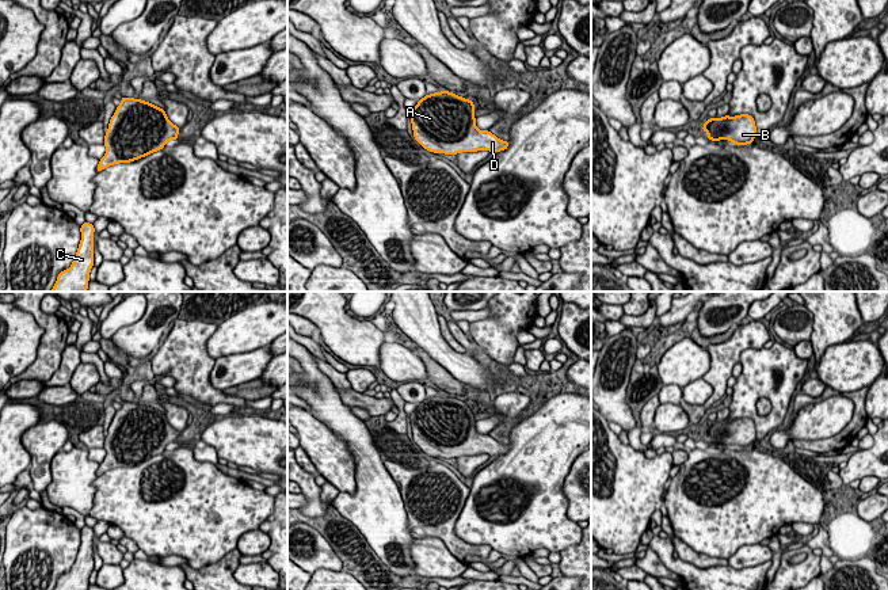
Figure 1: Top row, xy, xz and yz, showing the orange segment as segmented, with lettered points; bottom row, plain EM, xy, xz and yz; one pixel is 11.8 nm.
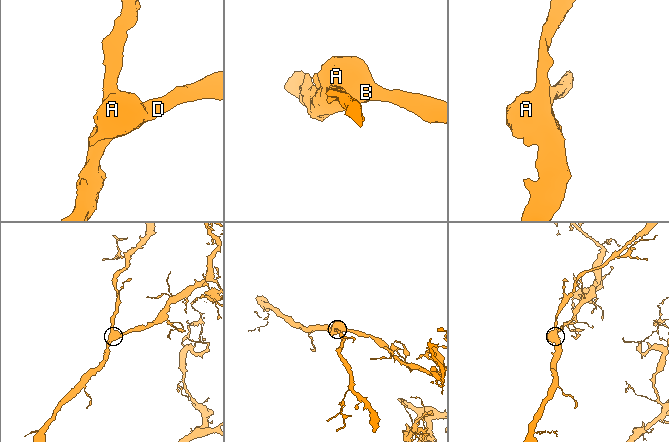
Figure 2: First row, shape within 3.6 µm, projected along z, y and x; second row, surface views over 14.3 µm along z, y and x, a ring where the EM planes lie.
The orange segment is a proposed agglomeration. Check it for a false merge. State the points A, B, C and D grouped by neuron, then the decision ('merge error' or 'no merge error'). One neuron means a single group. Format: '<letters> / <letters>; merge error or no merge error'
A B C D; no merge error

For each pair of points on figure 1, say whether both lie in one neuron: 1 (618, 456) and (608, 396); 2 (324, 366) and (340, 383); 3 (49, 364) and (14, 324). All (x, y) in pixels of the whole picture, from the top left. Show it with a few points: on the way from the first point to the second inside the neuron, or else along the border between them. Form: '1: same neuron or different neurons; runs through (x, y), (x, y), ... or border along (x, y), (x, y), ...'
1: different neurons; border along (605, 417), (608, 422)
2: same neuron; runs through (328, 370), (336, 379)
3: different neurons; border along (34, 318), (44, 334), (37, 357), (18, 375)

